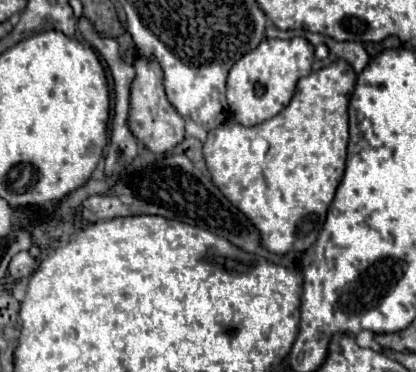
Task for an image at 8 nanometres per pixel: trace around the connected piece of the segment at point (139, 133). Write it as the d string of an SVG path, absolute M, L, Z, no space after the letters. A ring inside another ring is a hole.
M140 56L134 62L136 68L136 78L132 82L132 94L130 94L130 118L128 126L132 128L132 134L144 142L152 152L164 154L176 144L182 142L184 138L184 118L176 112L176 108L168 102L162 86L162 68L154 56L144 58Z

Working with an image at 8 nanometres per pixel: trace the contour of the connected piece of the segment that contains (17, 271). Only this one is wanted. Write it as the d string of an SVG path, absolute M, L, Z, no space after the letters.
M18 252L12 256L8 272L16 280L26 280L36 270L36 258L32 258L28 252Z

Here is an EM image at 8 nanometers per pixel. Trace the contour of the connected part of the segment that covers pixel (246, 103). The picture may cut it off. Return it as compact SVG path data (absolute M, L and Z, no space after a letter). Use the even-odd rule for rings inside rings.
M296 36L292 40L264 38L252 52L244 54L230 68L226 98L234 120L244 126L252 126L276 116L292 98L296 82L302 76L310 74L312 62L314 62L314 46L306 38L302 36Z

